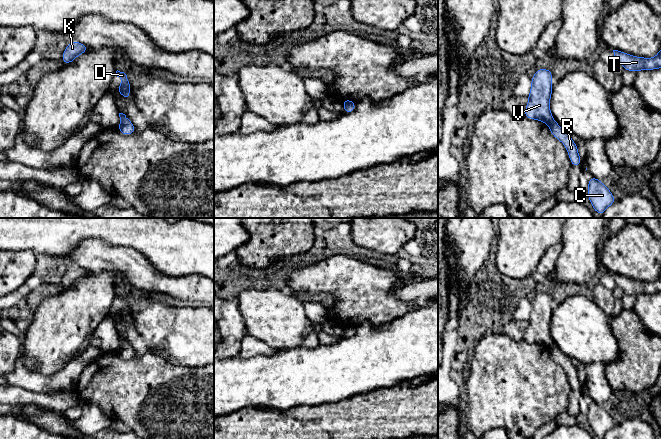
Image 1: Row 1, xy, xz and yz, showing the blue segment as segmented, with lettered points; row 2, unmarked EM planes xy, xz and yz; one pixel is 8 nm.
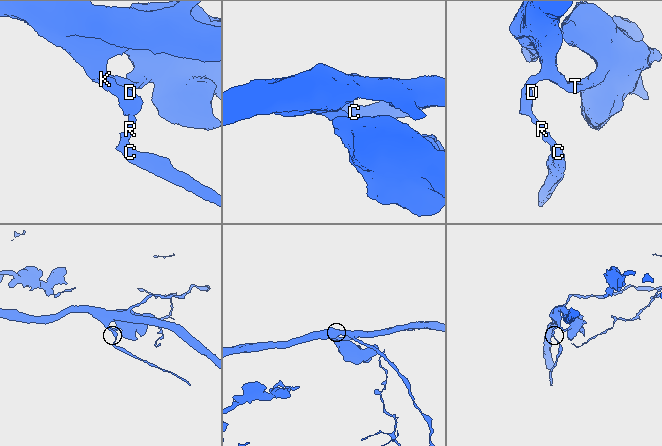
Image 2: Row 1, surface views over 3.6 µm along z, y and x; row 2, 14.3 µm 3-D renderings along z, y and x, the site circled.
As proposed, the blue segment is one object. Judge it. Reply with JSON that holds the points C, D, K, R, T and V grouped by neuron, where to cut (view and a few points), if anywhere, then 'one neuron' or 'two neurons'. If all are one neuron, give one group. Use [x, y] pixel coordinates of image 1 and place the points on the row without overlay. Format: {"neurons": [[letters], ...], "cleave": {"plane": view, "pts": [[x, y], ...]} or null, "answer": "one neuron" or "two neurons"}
{"neurons": [["C", "R"], ["D", "K", "T", "V"]], "cleave": {"plane": "yz", "pts": [[553, 343], [548, 348]]}, "answer": "two neurons"}

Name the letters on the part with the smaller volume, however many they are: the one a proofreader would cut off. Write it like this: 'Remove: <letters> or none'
Remove: C, R

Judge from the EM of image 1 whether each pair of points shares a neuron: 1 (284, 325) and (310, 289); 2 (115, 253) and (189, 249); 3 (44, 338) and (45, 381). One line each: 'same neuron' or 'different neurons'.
1: different neurons
2: different neurons
3: different neurons

